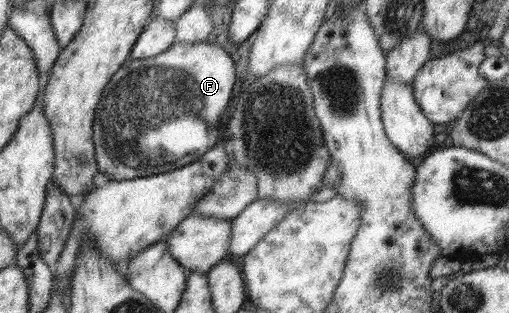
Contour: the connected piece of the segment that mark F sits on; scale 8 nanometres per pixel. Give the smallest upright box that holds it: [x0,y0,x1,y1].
[93,17,236,181]

